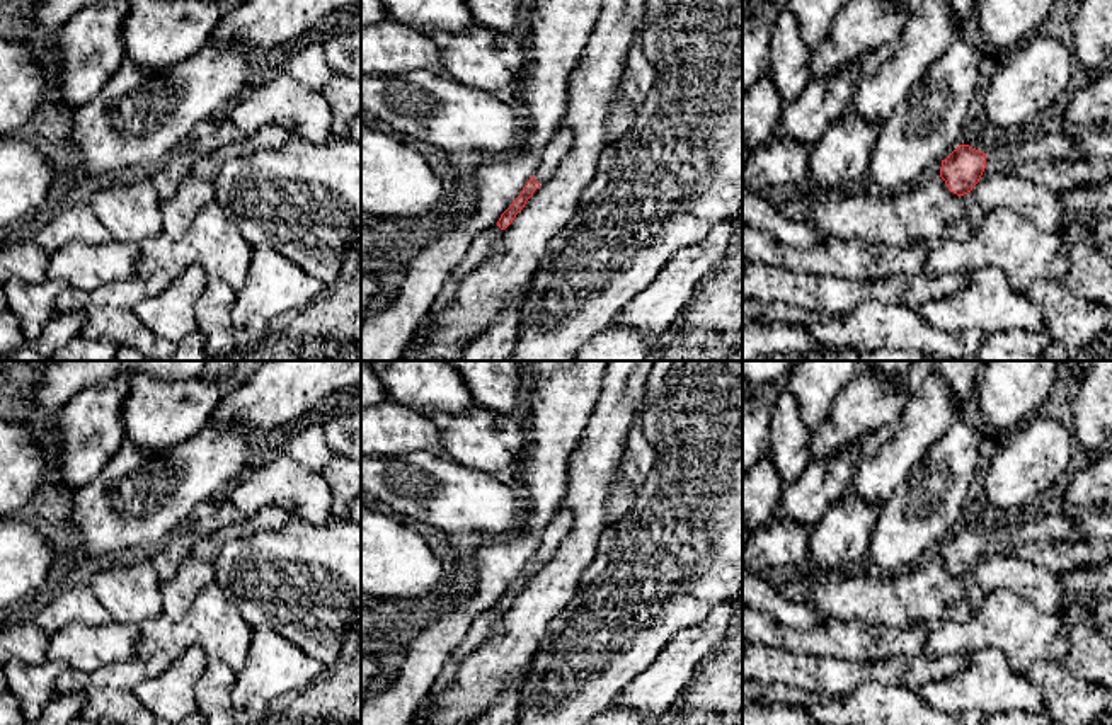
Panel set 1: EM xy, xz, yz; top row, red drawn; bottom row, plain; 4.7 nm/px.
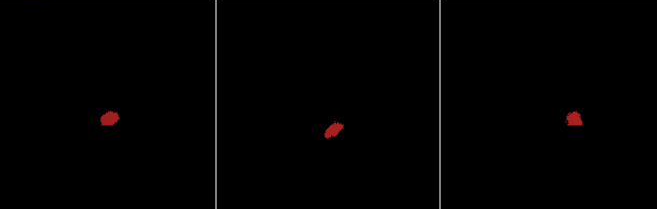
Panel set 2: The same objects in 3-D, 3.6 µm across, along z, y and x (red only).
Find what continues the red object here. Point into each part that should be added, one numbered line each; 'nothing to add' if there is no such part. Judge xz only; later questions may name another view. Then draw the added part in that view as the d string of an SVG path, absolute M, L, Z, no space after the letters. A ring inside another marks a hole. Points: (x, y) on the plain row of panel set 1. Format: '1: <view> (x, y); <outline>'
1: xz (559, 526); M560 507L545 528L542 541L533 553L533 558L540 565L547 563L553 557L562 539L569 534L570 524L572 514L565 507Z

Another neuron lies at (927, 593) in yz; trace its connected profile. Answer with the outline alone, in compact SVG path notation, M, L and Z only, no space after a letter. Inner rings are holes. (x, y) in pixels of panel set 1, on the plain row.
M938 557L903 574L880 574L863 563L833 572L824 582L782 582L780 594L790 601L814 604L829 618L855 618L892 625L921 626L945 619L972 618L962 577L949 572Z

